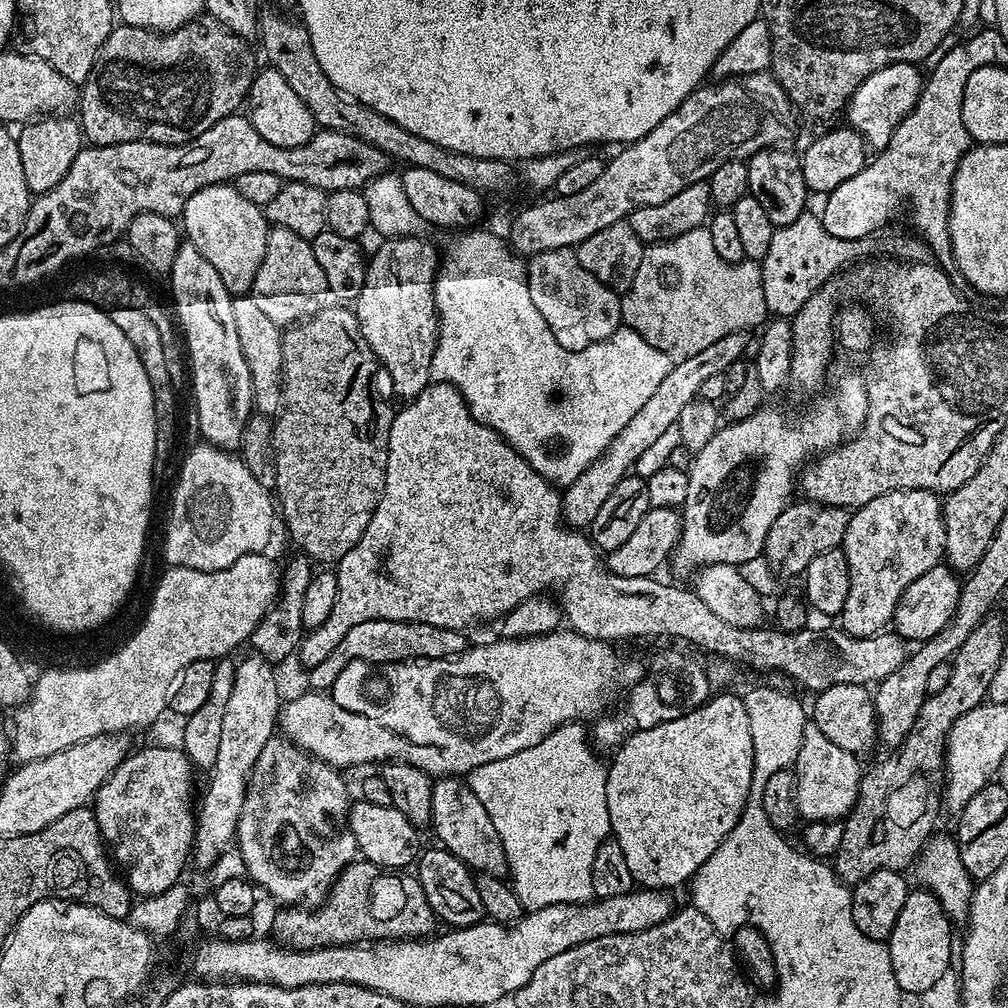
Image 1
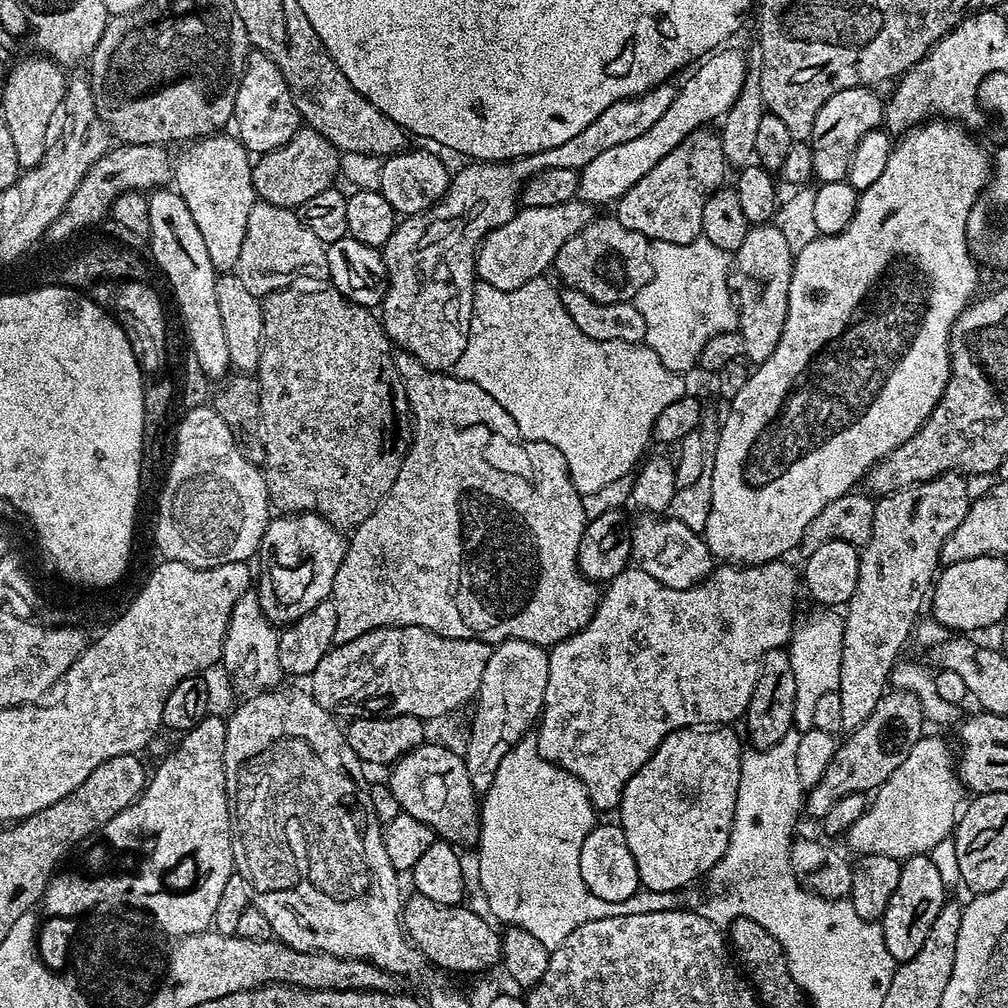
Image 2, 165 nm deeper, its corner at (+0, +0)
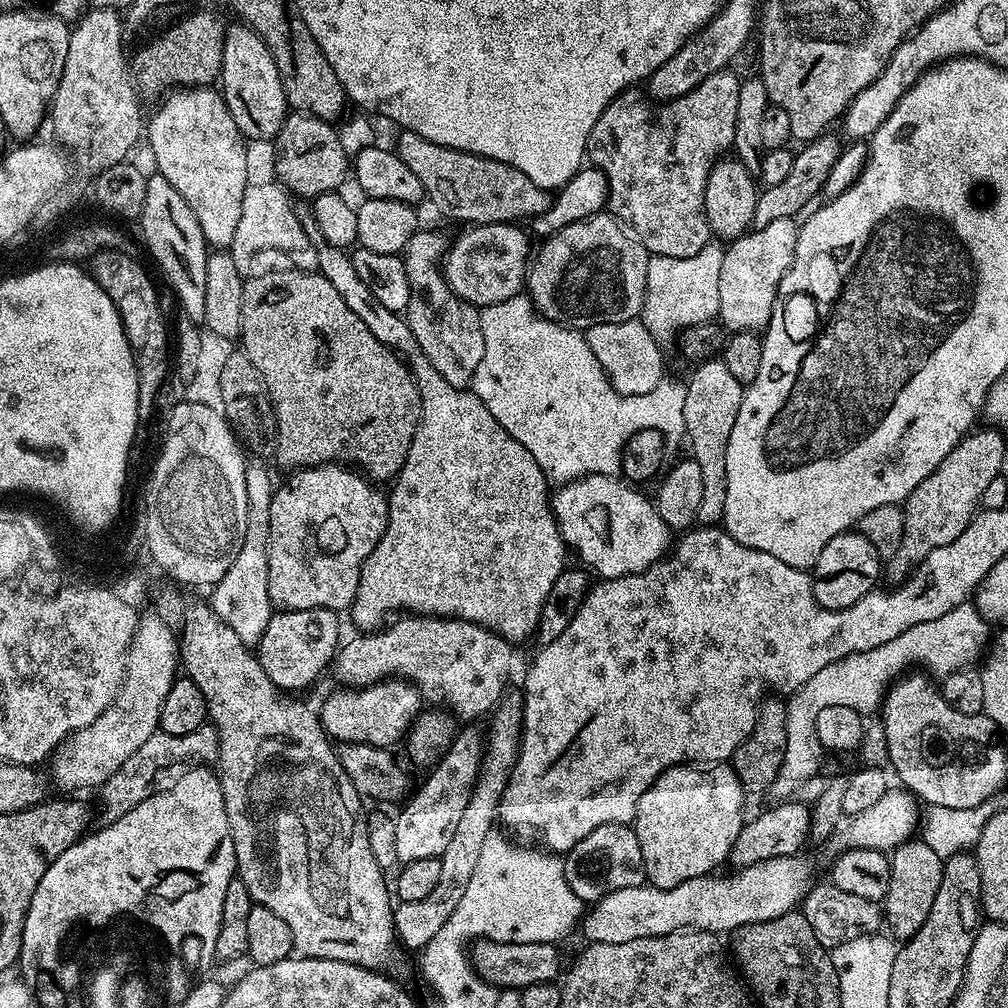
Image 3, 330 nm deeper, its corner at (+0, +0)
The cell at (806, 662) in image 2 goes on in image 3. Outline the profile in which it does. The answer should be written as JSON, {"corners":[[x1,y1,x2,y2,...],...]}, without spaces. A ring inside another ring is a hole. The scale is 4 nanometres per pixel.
{"corners":[[975,603,959,604,954,606,954,610,947,611,940,618,934,618,932,622,910,626,910,630,898,634,898,638,890,638,890,642,874,650,851,652,846,658,818,670,818,674,814,674,810,682,791,693,786,700,786,758,776,779,776,784,779,785,777,790,782,795,779,797,791,797,788,795,796,787,802,787,819,770,820,759,826,756,826,750,818,742,818,730,814,725,818,713,825,706,850,706,850,710,858,710,865,718,871,717,871,712,879,713,885,692,909,666,919,665,916,664,919,660,930,659,932,652,966,651,968,644,960,632,974,631,976,620,978,621,978,613]]}

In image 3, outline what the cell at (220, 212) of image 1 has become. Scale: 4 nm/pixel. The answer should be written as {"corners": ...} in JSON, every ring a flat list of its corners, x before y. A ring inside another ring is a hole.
{"corners":[[180,86,169,91,164,98,160,109,146,120,146,140,148,136,148,148,156,159,155,171,164,176,182,198,186,198,186,206,194,210,194,218,198,218,198,226,202,226,202,234,209,245,216,250,227,249,242,214,242,194,246,186,245,137,240,135,223,96,215,87]]}

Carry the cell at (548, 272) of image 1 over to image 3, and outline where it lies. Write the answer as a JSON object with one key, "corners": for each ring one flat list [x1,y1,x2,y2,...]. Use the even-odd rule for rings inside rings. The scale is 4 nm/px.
{"corners":[[640,318,622,322,598,322,583,329,584,340,594,350,594,358,608,375,612,389,622,396,637,396,652,392,665,375,661,345,651,336]]}

